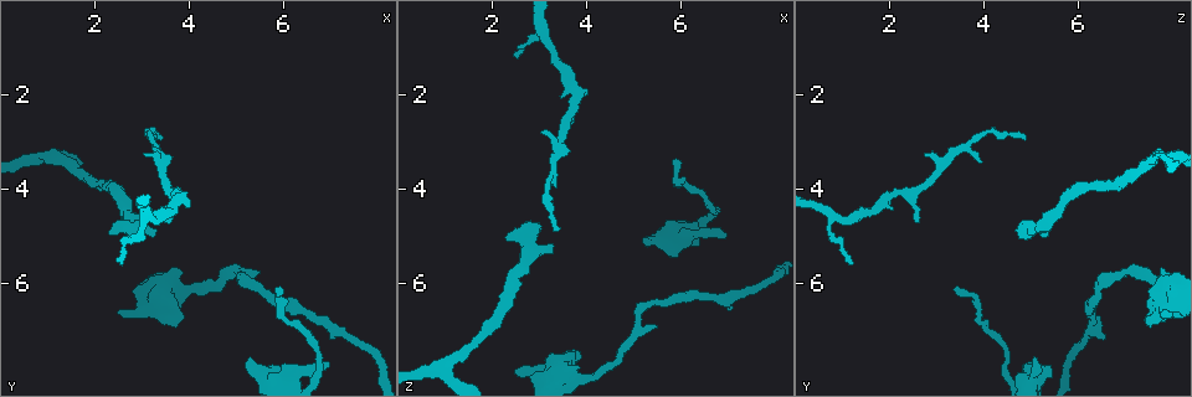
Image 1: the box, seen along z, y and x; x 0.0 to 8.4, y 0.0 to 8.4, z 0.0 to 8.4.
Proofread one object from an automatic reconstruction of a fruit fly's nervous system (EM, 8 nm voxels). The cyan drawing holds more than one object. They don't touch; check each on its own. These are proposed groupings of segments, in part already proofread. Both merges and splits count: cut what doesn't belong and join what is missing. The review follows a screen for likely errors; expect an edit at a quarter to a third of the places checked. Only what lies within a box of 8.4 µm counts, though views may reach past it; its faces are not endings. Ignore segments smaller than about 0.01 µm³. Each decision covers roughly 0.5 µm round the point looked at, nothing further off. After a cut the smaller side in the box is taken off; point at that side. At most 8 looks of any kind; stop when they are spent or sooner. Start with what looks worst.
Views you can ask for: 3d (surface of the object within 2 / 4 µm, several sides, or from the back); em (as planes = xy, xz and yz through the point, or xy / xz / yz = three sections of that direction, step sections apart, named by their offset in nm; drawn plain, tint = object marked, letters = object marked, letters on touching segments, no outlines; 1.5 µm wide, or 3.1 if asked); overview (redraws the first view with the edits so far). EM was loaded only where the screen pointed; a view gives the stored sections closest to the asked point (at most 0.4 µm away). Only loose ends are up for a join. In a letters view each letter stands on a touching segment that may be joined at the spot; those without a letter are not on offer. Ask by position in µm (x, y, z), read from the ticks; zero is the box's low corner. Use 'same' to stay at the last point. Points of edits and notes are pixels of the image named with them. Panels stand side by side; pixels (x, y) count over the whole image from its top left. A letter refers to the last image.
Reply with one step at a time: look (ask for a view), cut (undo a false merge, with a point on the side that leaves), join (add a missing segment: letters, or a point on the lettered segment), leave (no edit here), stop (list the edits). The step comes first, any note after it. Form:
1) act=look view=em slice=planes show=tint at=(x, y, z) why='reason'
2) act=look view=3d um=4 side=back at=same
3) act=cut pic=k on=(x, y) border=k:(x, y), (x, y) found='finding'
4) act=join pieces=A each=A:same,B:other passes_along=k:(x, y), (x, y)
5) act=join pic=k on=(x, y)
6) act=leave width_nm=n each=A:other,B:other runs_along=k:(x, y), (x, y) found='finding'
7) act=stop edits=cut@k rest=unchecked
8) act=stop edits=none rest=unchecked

act=look view=3d um=4 at=(5.30, 7.55, 5.05) why='an open end'

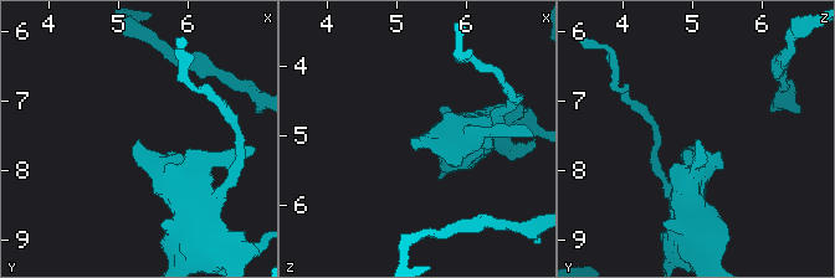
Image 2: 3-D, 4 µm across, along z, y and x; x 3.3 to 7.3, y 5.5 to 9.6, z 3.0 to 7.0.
act=look view=em slice=planes show=letters at=(5.35, 7.55, 5.05)

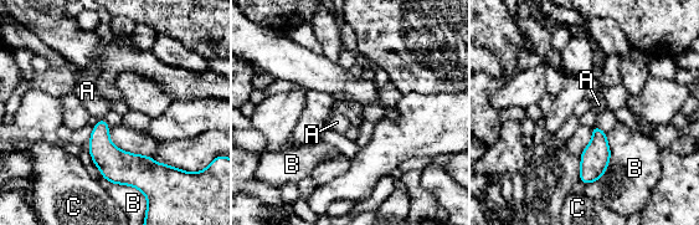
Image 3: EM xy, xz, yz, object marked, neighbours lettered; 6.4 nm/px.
act=join pieces=A longest_contact=B:360nm each=A:same,B:other,C:other found='it goes on there'

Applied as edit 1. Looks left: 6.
act=look view=overview

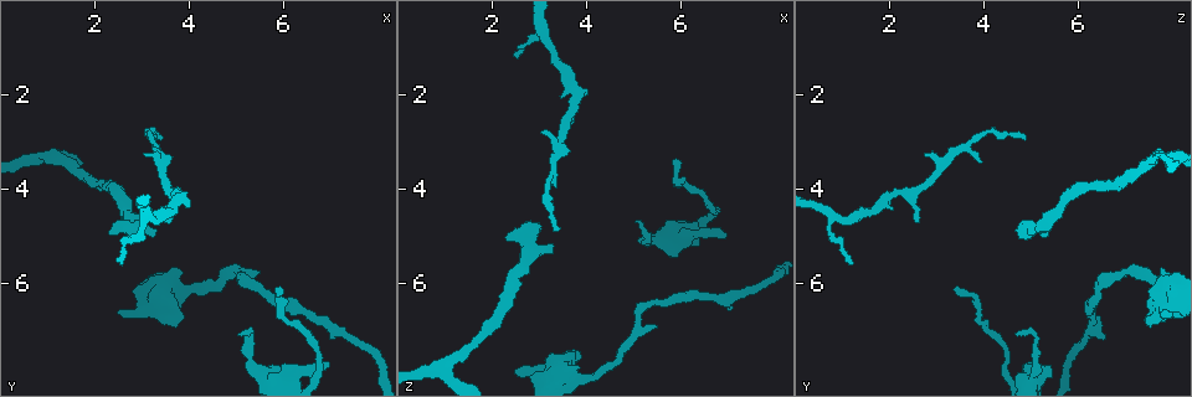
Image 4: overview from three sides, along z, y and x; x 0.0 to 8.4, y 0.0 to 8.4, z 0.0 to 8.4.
act=look view=3d um=4 at=(2.55, 5.60, 1.20) why='tapers out'

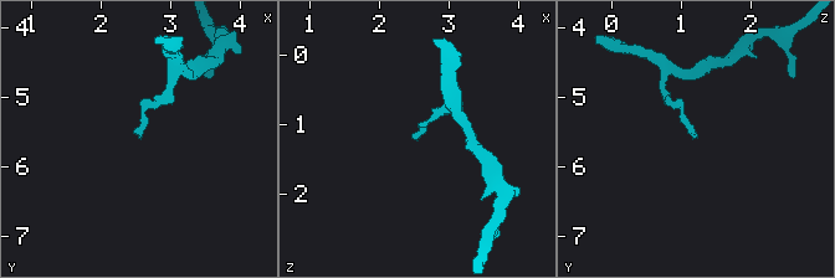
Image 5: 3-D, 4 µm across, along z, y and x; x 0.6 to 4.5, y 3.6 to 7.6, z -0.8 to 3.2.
act=look view=em slice=planes show=letters at=(2.60, 5.60, 1.20) why='shape alone is not enough'

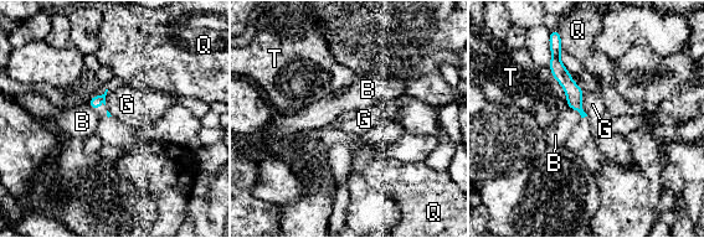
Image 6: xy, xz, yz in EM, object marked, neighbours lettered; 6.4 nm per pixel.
act=leave each=B:other,G:other,Q:other,T:other border=6:(582, 89), (581, 108), (587, 115) found='none of them fits'

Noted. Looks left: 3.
act=look view=3d um=2 at=(2.55, 6.60, 7.80) why='an open end'

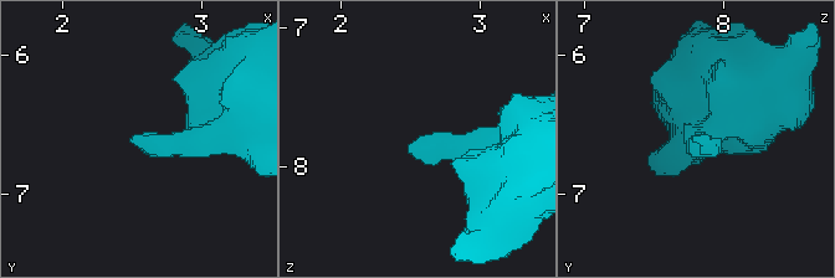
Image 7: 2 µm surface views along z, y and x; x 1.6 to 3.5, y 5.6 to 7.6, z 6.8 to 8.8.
act=look view=em slice=yz step=4 show=letters at=(2.56, 6.58, 7.78) why='shape alone is not enough'

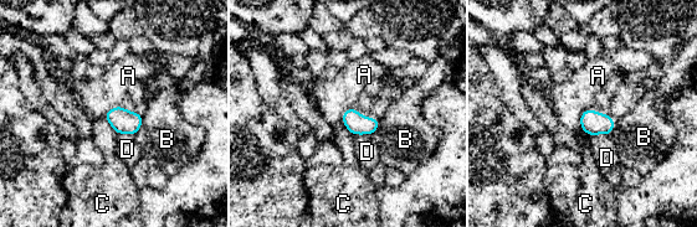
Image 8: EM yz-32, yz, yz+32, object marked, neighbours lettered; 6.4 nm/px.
act=look view=em slice=xy step=8 show=letters at=same

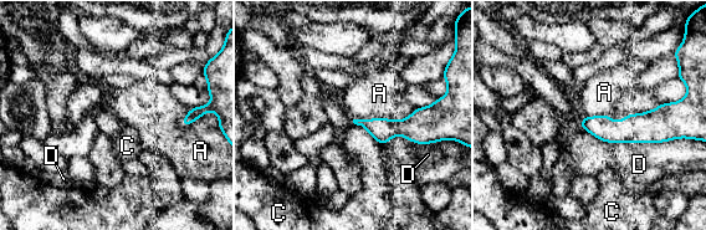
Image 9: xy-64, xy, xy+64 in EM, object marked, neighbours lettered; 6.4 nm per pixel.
act=leave longest_contact=D:650nm each=A:other,C:other,D:other runs_along=9:(665, 108), (643, 128), (584, 124) found='none of them fits'

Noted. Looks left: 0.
act=stop edits=join@3 rest=unchecked

